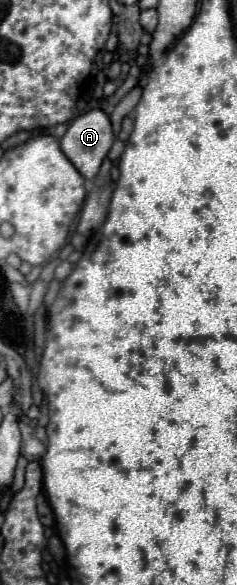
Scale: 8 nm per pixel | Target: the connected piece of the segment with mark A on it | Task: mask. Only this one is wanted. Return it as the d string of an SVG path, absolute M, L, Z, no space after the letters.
M89 110L69 124L59 146L79 174L85 180L93 180L113 140L109 116L103 110Z

